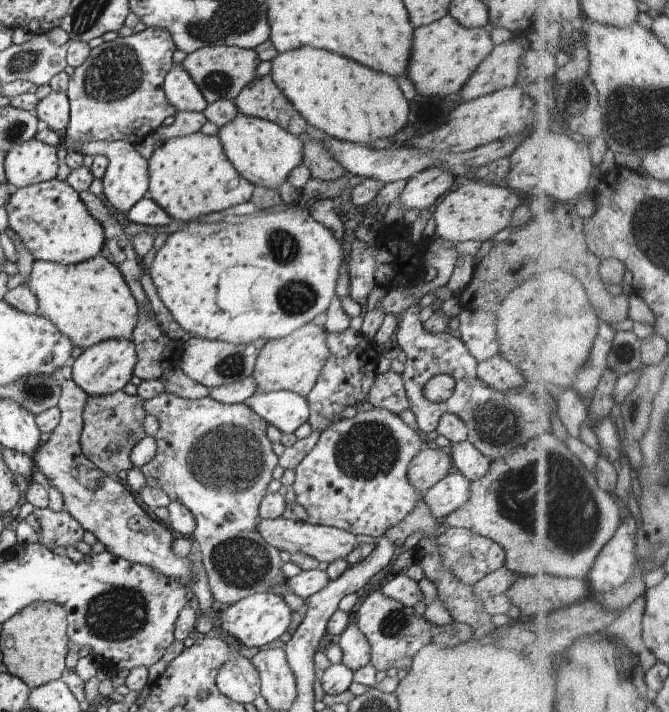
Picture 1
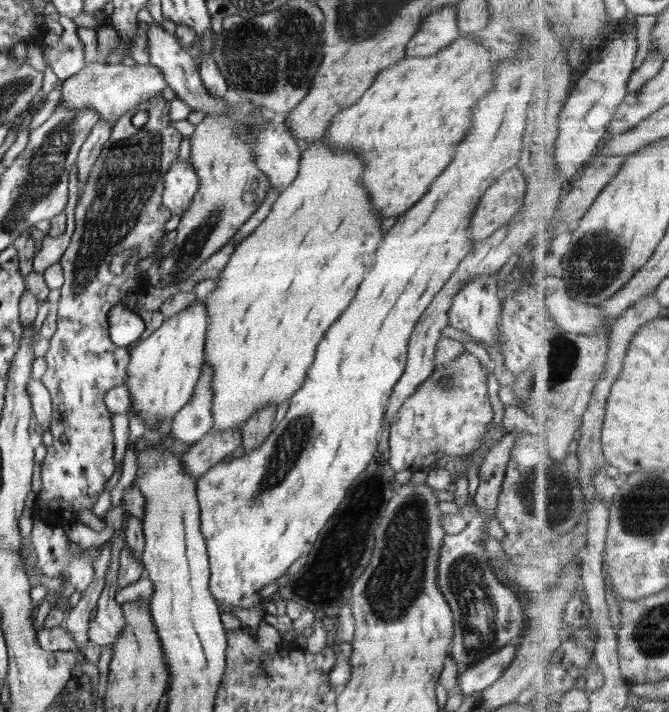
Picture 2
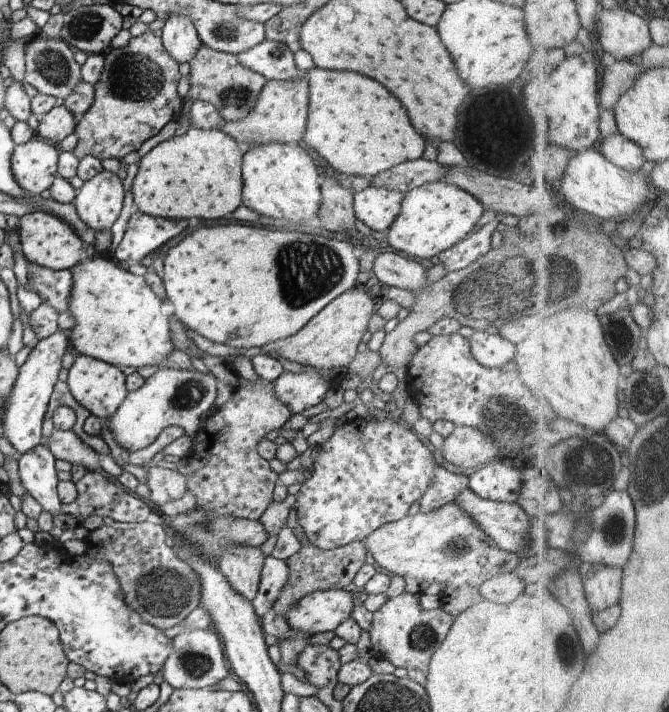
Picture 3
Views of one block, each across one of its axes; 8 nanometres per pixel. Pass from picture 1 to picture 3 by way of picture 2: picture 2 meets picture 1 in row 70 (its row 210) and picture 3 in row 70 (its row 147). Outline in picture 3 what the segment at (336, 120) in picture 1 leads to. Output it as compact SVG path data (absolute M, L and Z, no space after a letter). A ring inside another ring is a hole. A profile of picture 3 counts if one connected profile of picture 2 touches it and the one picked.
M316 66L303 75L307 78L310 92L303 142L296 141L288 145L312 148L327 160L336 172L346 174L347 177L361 176L371 179L394 166L421 159L427 142L410 124L404 106L380 82L356 72L330 71Z

